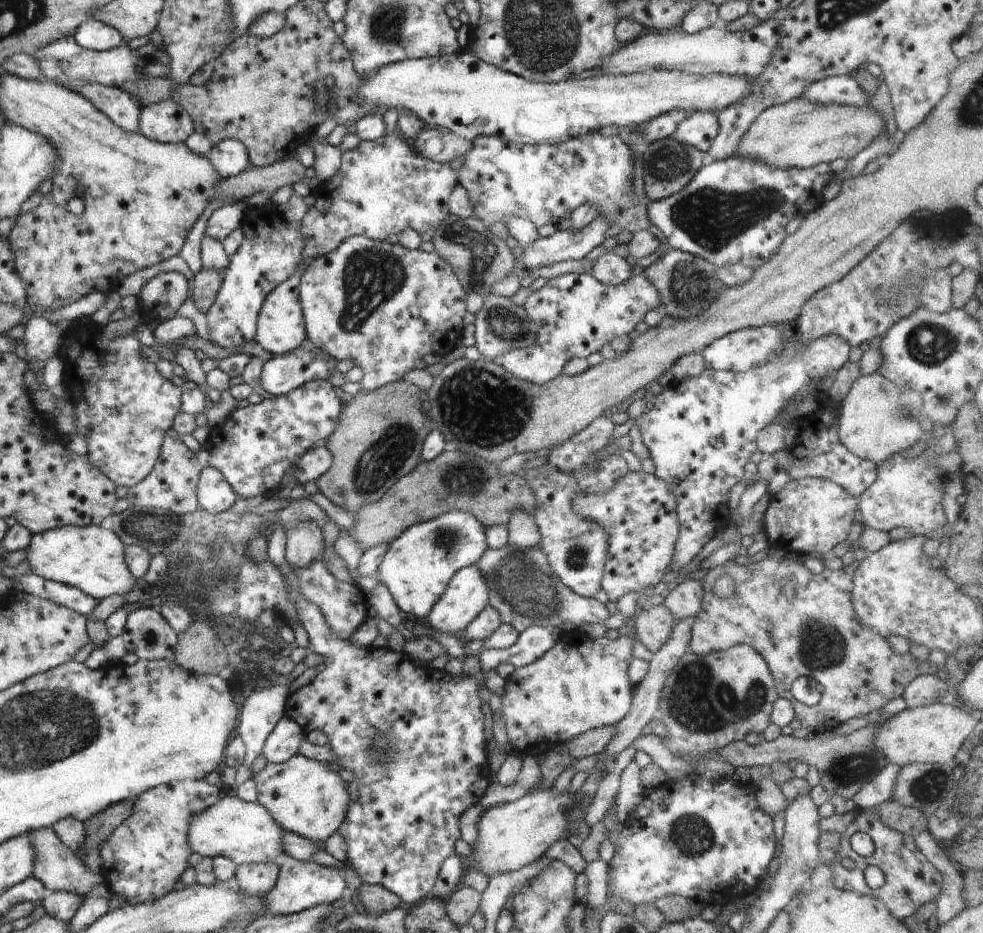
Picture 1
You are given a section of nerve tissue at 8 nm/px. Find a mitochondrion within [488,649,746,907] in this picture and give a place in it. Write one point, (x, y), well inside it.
(690, 834)

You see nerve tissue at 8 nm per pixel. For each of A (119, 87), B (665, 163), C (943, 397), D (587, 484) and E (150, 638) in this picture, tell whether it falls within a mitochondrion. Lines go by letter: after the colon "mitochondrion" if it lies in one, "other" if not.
A: other
B: mitochondrion
C: mitochondrion
D: other
E: other

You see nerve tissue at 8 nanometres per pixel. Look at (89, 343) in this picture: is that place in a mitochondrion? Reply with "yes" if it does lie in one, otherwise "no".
no

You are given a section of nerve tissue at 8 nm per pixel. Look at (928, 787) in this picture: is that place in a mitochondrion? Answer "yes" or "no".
yes

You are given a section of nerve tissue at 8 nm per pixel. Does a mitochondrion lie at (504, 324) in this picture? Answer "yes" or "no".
yes

